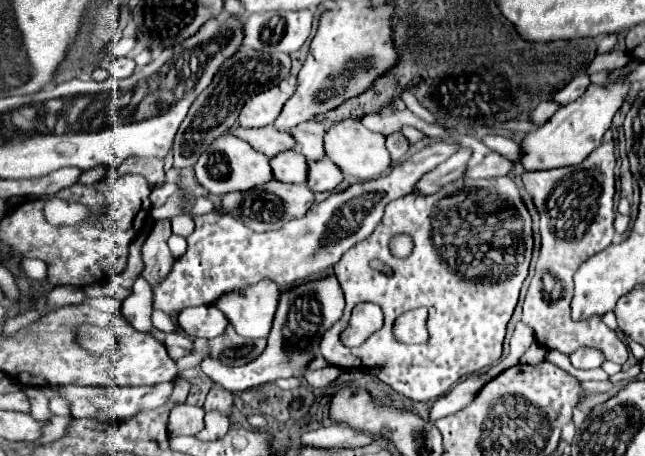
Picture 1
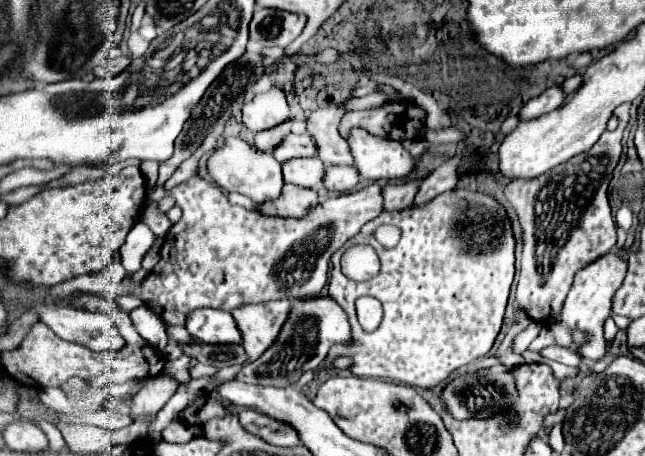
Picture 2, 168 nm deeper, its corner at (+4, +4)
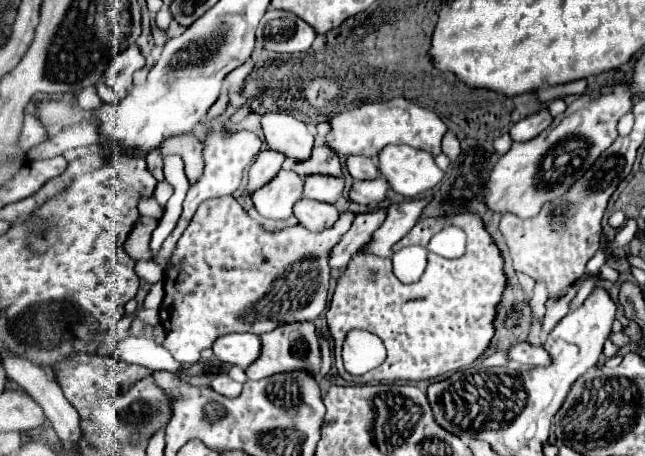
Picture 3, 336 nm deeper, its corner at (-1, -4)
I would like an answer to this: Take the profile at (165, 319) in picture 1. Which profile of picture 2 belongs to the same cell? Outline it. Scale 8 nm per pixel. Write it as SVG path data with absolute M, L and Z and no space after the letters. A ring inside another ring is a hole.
M170 325L170 327L166 327L166 331L168 331L168 337L174 339L174 341L178 341L178 343L192 341L190 335L188 335L188 331L182 325Z

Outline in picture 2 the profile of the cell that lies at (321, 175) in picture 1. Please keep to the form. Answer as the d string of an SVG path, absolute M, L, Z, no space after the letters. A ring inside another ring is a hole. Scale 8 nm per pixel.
M332 165L326 167L324 173L324 187L328 191L336 191L336 193L346 193L350 189L354 189L354 185L360 181L358 171L352 165Z

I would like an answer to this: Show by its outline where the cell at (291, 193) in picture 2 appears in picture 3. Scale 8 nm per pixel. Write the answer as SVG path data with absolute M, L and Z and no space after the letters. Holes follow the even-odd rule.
M301 199L301 203L297 203L295 207L295 217L305 229L321 233L335 225L335 221L339 219L339 209L331 203L317 203L311 199Z

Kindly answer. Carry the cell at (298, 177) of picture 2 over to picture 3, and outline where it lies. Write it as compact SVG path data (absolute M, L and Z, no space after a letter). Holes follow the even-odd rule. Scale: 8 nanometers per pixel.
M309 175L305 179L303 197L323 203L337 203L337 199L343 195L343 189L345 189L345 181L341 177Z

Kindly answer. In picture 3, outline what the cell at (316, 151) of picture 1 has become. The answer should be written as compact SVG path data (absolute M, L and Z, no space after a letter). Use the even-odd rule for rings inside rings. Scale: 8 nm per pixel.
M347 157L347 171L353 179L377 179L381 175L377 161L369 157Z

